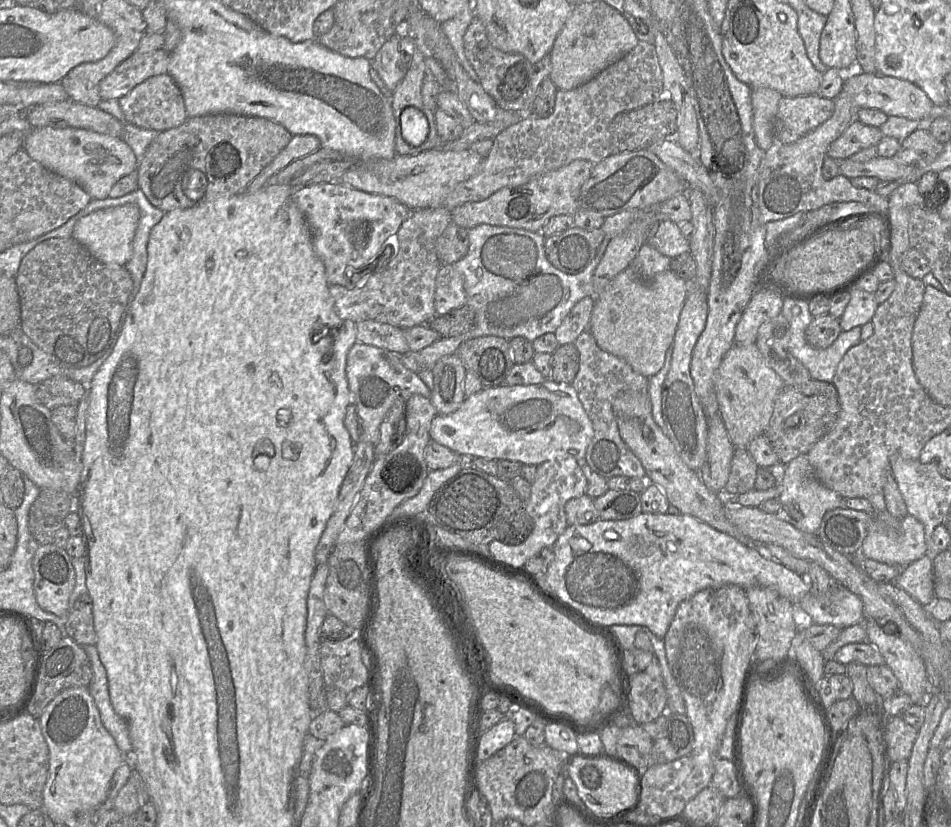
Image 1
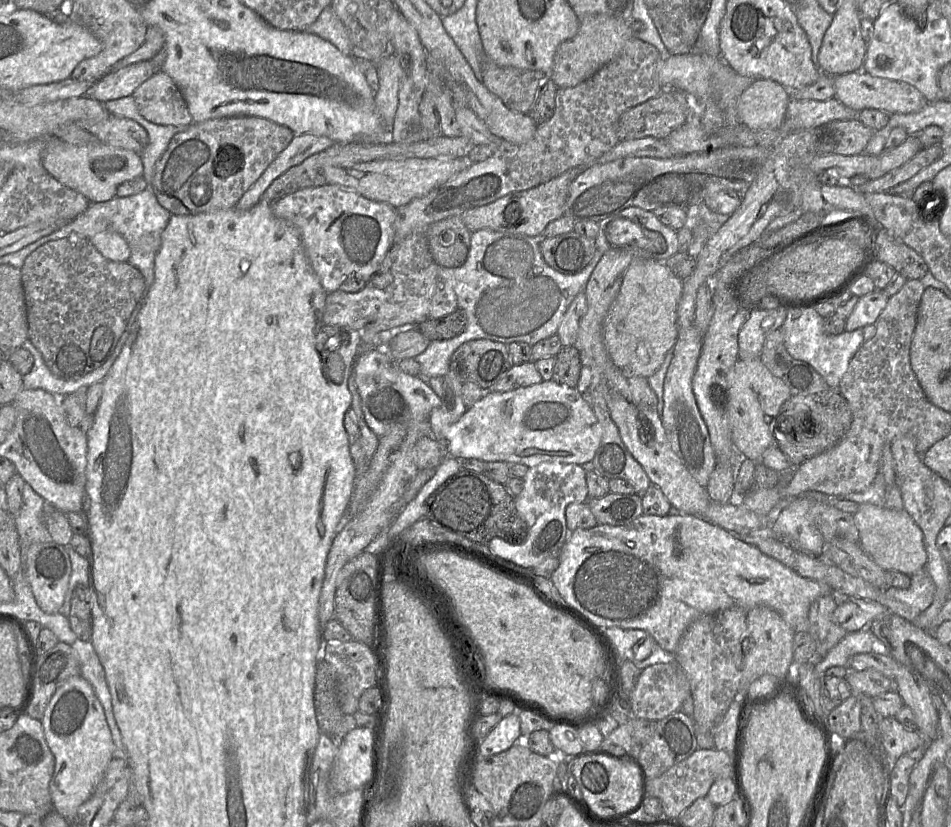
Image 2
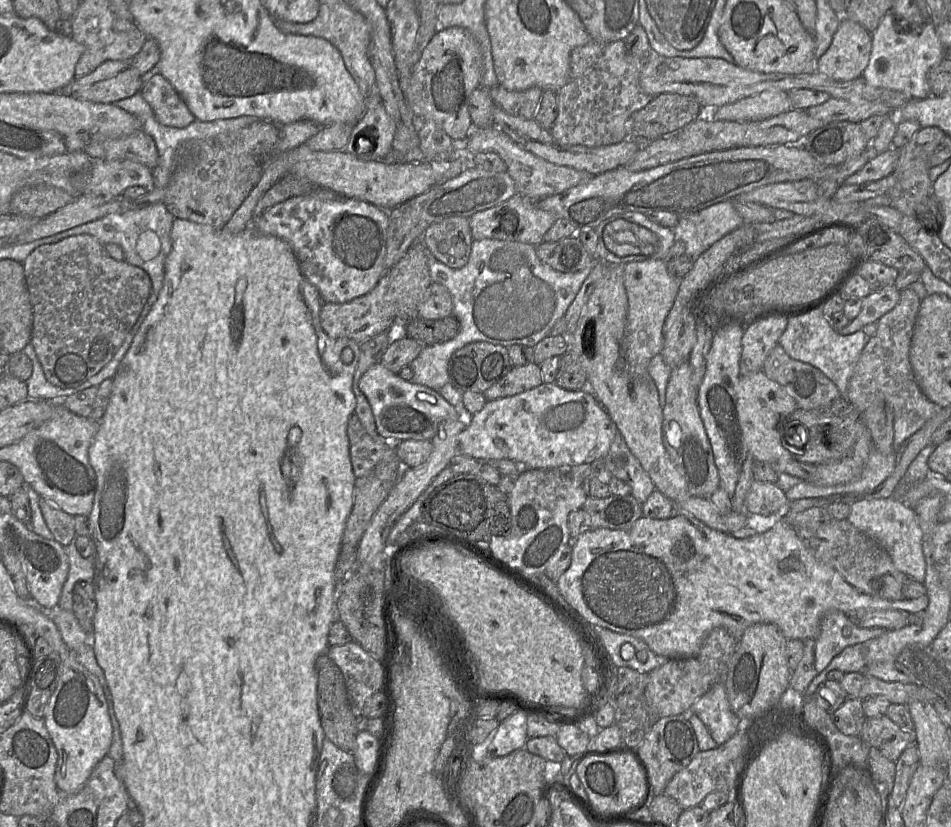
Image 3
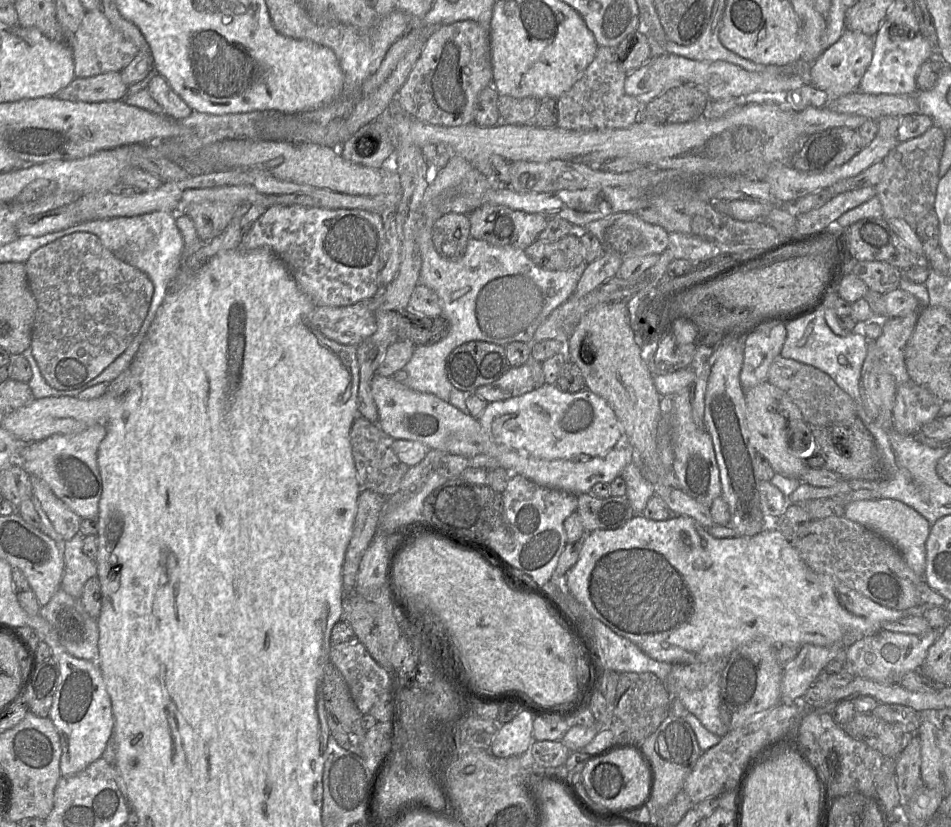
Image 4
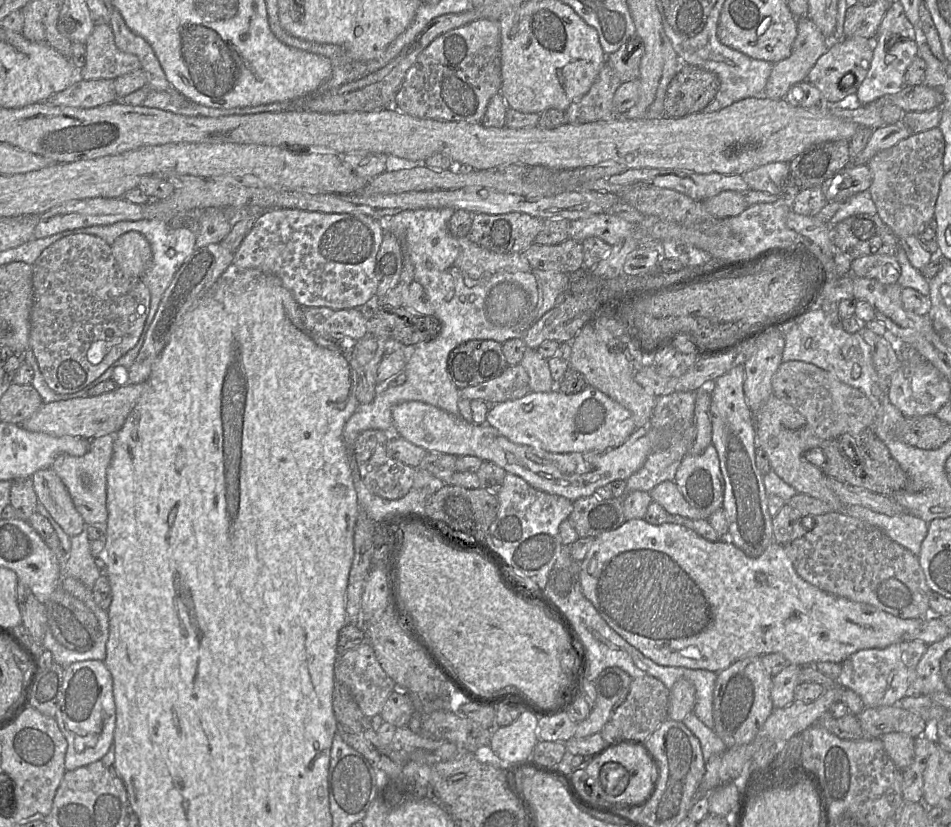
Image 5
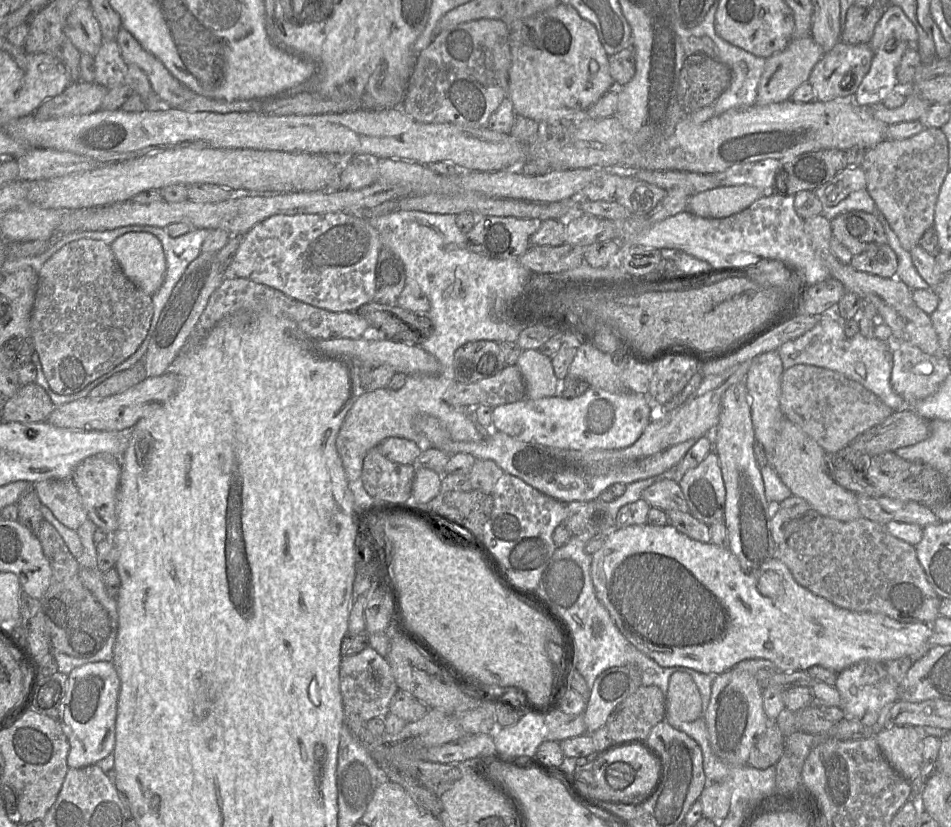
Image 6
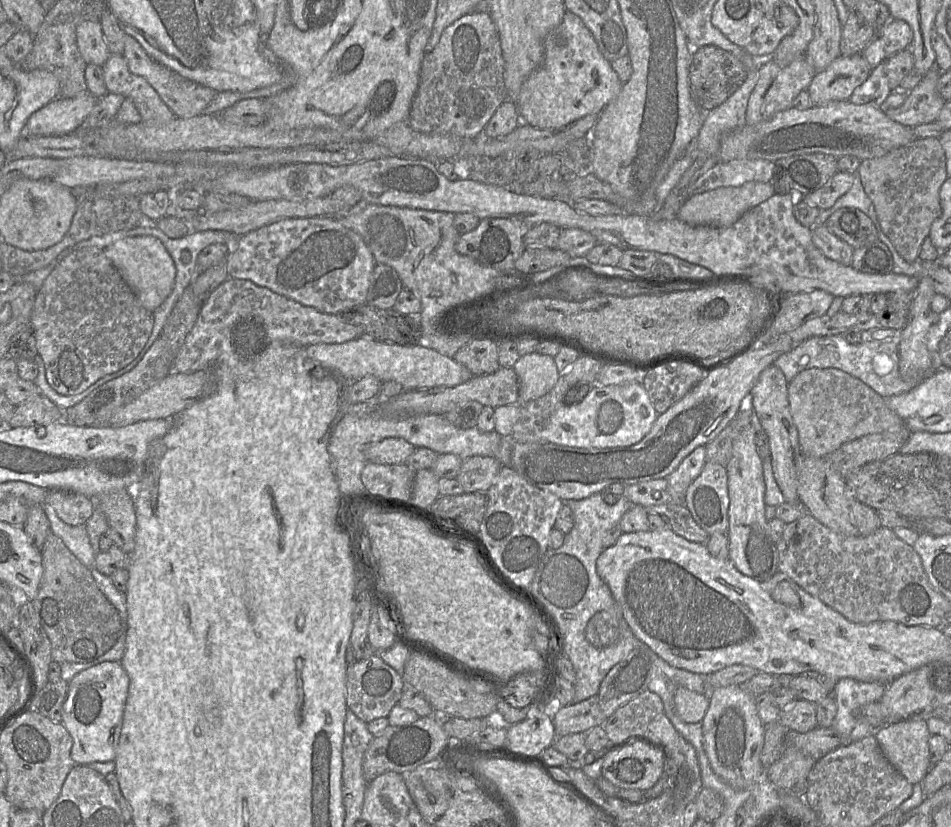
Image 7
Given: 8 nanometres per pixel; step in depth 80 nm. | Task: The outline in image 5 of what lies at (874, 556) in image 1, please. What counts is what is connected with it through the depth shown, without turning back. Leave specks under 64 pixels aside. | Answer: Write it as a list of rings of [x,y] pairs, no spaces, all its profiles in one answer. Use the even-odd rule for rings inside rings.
[[[845,505],[847,515],[863,520],[883,531],[890,539],[918,556],[927,535],[928,523],[907,511],[889,516],[860,505]]]

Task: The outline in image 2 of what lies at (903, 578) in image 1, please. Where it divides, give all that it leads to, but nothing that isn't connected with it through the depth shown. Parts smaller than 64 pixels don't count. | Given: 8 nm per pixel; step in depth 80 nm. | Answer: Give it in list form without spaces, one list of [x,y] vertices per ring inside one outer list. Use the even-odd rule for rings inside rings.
[[[926,565],[910,576],[911,584],[907,589],[889,587],[888,596],[899,600],[919,612],[925,611],[933,602],[935,585]]]

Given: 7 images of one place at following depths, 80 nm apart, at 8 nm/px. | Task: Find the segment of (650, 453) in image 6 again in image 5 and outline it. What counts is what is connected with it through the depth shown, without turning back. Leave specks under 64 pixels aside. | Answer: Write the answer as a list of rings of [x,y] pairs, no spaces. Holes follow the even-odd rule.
[[[420,401],[398,404],[392,409],[395,435],[424,448],[454,456],[475,456],[524,479],[533,488],[562,496],[570,501],[588,497],[599,487],[616,480],[627,480],[644,464],[651,451],[649,426],[636,428],[619,447],[606,452],[551,453],[532,446],[511,442],[496,428],[484,423],[467,422],[460,414],[453,415]]]

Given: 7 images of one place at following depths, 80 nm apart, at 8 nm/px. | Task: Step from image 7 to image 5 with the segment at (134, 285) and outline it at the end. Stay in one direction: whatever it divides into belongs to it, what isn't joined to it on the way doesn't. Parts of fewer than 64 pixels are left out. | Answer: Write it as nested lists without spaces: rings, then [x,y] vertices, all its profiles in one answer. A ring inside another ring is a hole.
[[[136,231],[119,236],[111,245],[111,250],[121,270],[132,277],[141,278],[152,259],[148,240]]]

